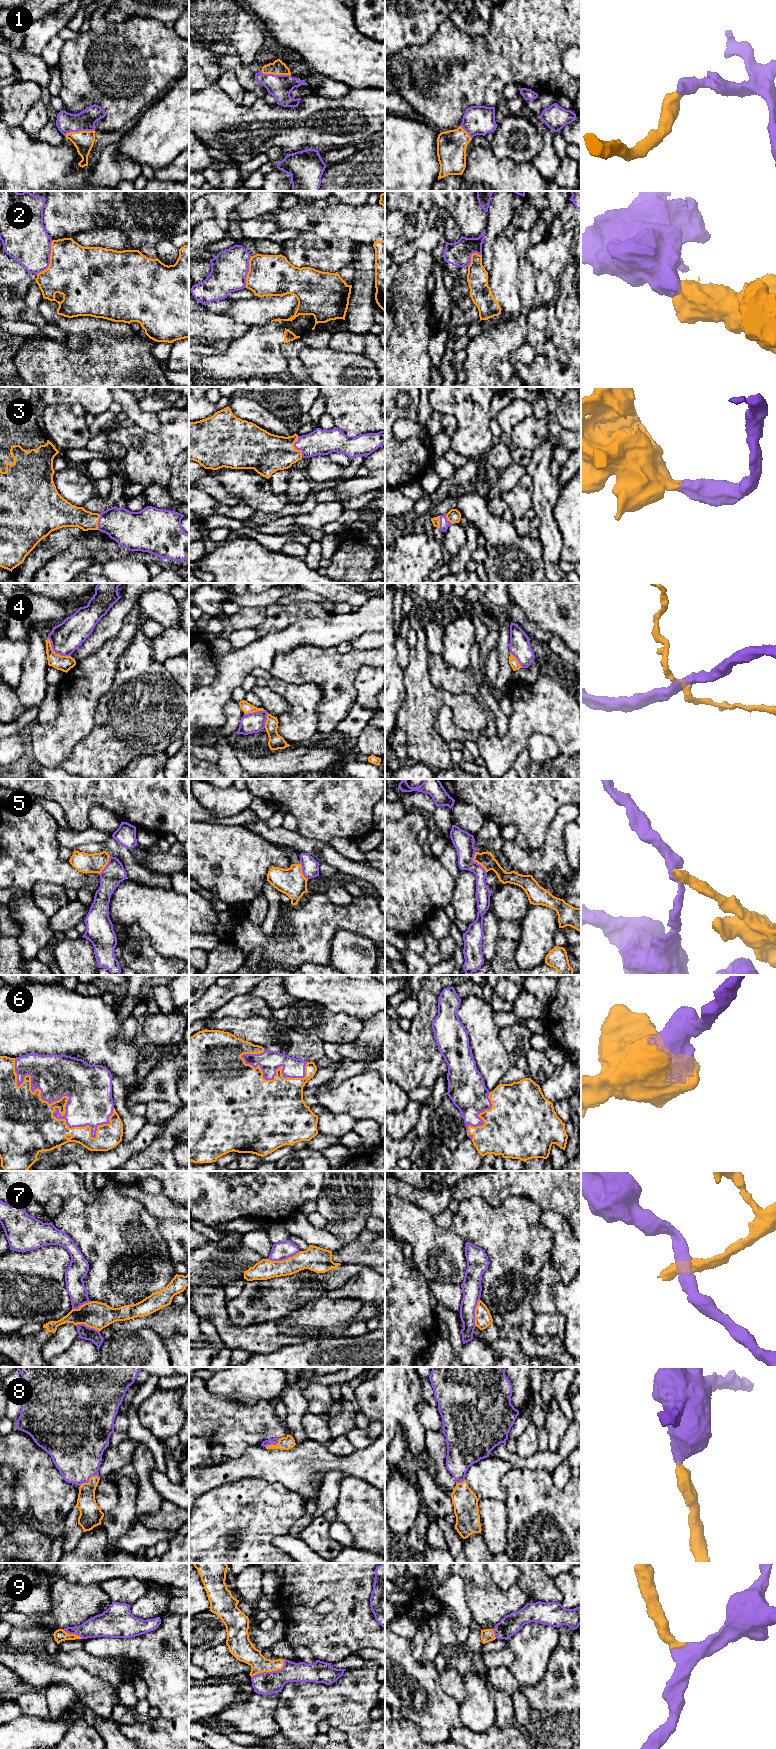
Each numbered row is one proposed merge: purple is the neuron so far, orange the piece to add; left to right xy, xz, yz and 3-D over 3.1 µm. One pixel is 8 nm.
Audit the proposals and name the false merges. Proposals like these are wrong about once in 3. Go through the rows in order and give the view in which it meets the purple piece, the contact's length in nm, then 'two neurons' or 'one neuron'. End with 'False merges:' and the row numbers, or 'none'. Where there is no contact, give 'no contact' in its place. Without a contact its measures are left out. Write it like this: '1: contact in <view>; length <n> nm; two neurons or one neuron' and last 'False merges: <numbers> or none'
1: contact in xy; length 240 nm; one neuron
2: contact in xy; length 320 nm; two neurons
3: contact in xz; length 170 nm; one neuron
4: contact in xz; length 200 nm; two neurons
5: contact in yz; length 190 nm; two neurons
6: contact in xy; length 950 nm; one neuron
7: contact in xz; length 280 nm; two neurons
8: contact in xy; length 180 nm; one neuron
9: contact in xz; length 300 nm; one neuron
False merges: 2, 4, 5, 7

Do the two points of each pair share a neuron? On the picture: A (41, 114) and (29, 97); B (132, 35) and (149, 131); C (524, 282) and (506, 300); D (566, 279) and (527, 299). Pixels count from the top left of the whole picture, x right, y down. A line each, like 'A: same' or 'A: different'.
A: different
B: different
C: different
D: different

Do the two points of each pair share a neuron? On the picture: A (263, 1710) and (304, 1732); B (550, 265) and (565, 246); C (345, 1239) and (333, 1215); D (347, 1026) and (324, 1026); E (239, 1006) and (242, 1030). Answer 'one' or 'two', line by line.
A: two
B: one
C: one
D: one
E: two

